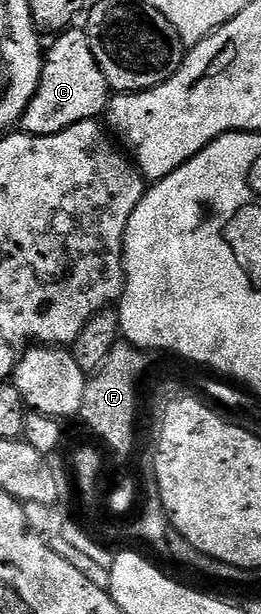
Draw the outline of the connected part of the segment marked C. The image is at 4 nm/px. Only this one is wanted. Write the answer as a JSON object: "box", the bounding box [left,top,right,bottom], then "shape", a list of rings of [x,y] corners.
{"box":[21,28,113,136],"shape":[[[68,28],[54,39],[51,47],[46,47],[43,59],[43,75],[39,81],[39,90],[33,96],[27,111],[21,119],[21,130],[25,134],[36,134],[37,136],[49,136],[61,132],[78,122],[89,122],[98,119],[106,111],[112,97],[113,91],[105,80],[105,72],[97,64],[97,56],[89,48],[89,36],[86,29]]]}

